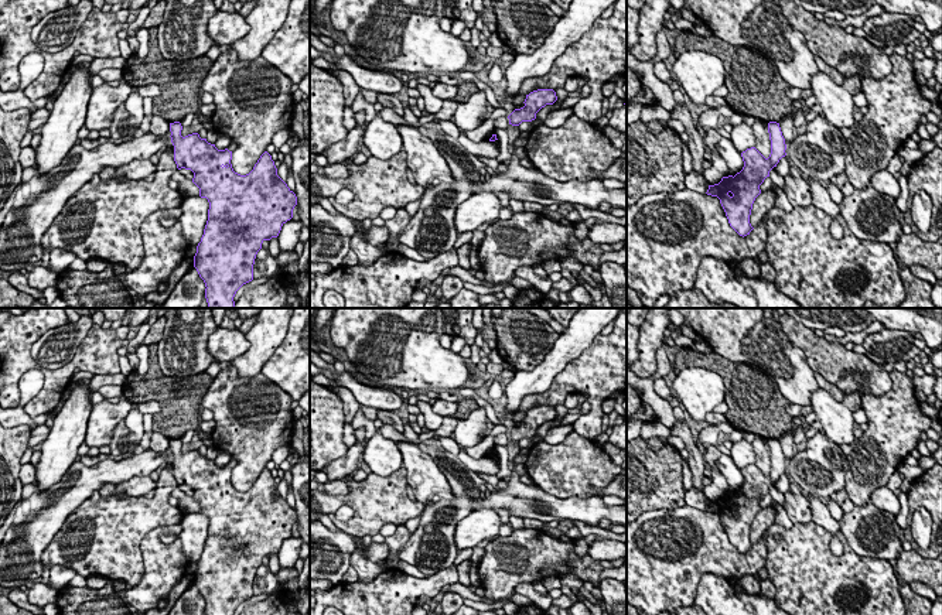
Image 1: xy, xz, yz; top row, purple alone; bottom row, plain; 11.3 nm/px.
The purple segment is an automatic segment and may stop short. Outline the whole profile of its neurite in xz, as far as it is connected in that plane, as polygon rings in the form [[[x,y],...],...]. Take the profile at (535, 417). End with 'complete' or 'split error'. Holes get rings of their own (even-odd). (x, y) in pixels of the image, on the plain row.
[[[537,406],[526,411],[525,423],[515,426],[509,433],[509,441],[519,443],[522,438],[532,438],[536,430],[546,421],[553,421],[557,417],[553,406]]] | complete

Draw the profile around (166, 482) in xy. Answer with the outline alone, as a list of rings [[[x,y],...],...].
[[[167,462],[161,469],[153,498],[119,496],[116,493],[98,502],[85,500],[76,508],[55,533],[51,543],[42,551],[42,567],[64,566],[88,578],[93,574],[112,581],[124,581],[129,587],[140,584],[144,574],[144,560],[140,543],[147,533],[157,527],[174,527],[181,525],[184,513],[173,506],[168,498],[177,488],[174,462]]]

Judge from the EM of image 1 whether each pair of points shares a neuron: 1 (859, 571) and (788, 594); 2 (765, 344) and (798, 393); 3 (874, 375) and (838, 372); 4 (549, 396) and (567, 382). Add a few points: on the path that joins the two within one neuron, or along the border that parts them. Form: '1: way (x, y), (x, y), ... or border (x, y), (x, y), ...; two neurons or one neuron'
1: way (842, 584), (835, 590), (805, 590); one neuron
2: way (778, 356), (791, 369), (795, 381); one neuron
3: way (866, 371), (846, 368); one neuron
4: way (553, 395), (563, 385); one neuron

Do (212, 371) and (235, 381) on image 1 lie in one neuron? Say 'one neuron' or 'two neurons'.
two neurons

